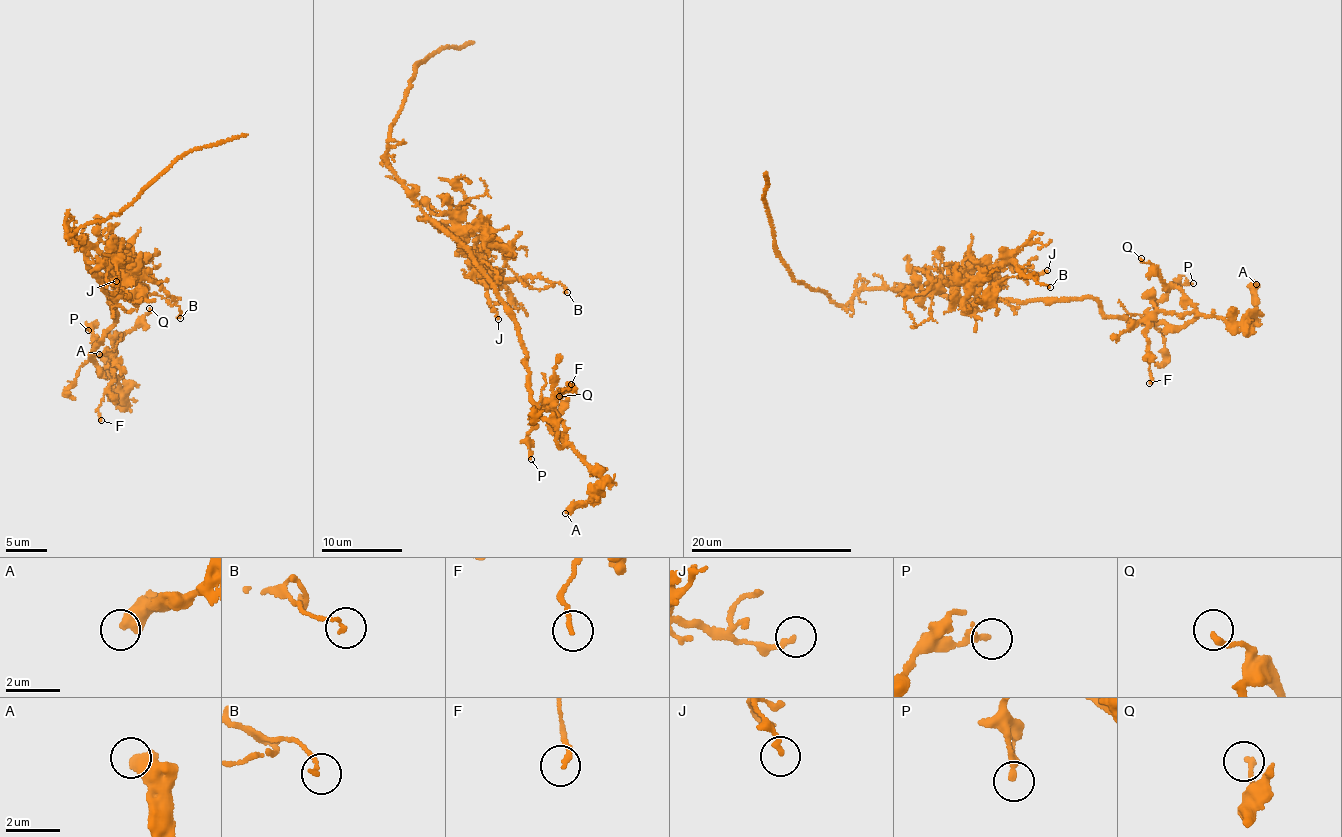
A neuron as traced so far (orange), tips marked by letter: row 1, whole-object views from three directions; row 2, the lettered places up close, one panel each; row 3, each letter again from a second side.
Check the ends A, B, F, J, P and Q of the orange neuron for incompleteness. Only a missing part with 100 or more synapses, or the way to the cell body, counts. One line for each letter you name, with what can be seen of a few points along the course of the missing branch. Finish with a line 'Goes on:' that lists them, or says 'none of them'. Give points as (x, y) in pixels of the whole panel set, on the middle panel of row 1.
Goes on: none of them

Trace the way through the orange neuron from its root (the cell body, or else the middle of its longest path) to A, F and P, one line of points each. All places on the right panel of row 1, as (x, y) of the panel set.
A: (967, 301), (1089, 298), (1097, 300), (1106, 315), (1186, 326), (1196, 313), (1242, 322), (1255, 310), (1256, 284)
F: (967, 301), (1089, 298), (1114, 317), (1146, 322), (1146, 314), (1149, 383)
P: (967, 301), (1089, 298), (1097, 300), (1106, 315), (1142, 321), (1155, 314), (1155, 303), (1172, 288), (1193, 283)

